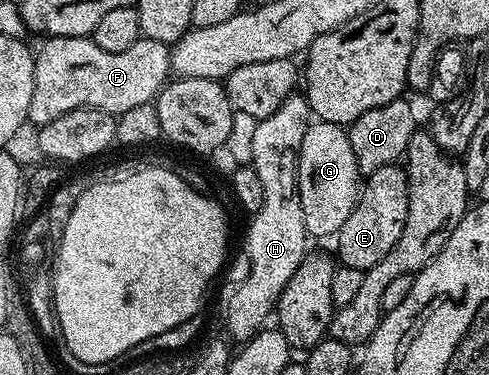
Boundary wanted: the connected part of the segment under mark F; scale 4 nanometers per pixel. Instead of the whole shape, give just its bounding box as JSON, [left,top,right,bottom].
[27,37,171,129]

